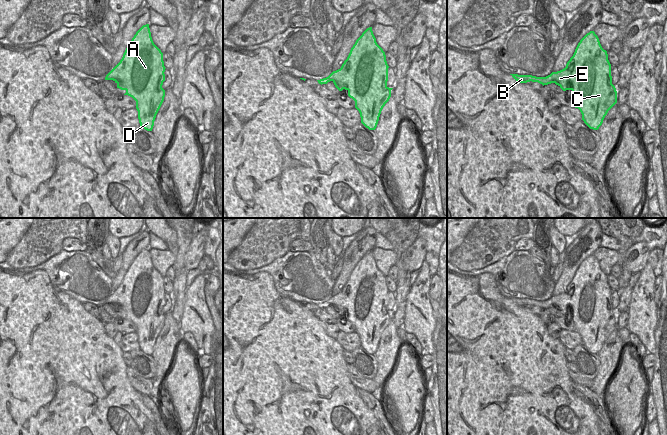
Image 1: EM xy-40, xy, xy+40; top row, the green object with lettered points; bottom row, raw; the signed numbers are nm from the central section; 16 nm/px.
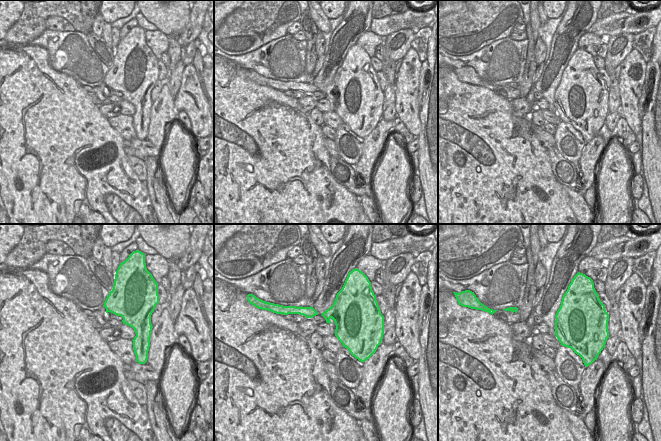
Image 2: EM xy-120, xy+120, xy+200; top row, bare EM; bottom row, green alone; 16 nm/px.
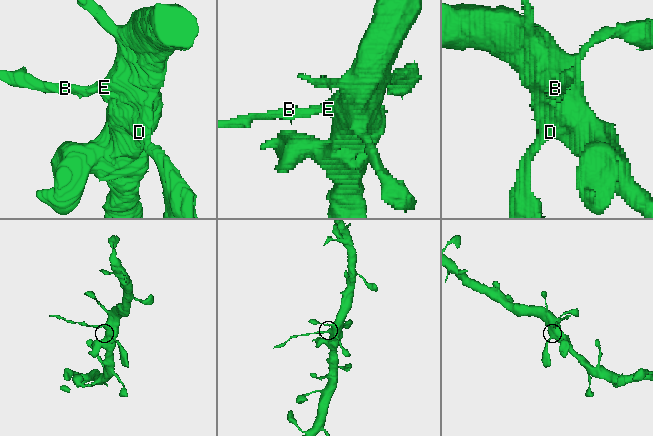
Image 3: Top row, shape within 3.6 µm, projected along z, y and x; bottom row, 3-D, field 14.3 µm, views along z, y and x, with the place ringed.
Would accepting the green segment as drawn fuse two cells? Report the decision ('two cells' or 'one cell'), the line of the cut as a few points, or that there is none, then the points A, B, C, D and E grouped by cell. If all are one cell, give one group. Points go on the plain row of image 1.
two cells | xy+40 (550, 298), (554, 306) | A C D E / B

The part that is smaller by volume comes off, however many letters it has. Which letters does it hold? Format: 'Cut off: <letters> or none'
Cut off: B

